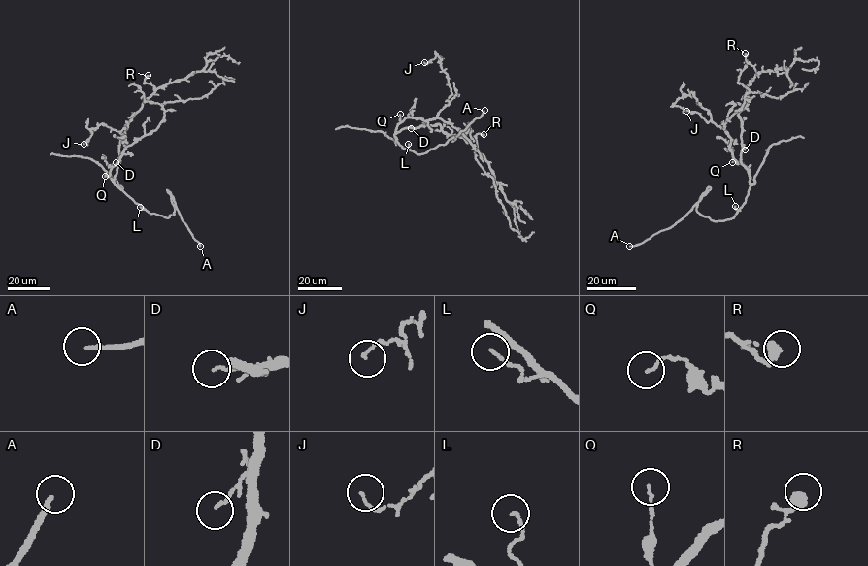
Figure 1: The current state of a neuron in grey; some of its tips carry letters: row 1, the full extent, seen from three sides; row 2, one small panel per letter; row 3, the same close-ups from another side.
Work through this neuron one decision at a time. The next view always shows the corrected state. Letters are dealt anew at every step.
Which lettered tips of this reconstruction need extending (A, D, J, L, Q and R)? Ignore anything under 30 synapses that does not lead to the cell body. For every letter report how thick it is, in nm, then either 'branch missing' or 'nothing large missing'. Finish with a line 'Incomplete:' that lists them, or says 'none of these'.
A: 180 nm | branch missing
D: 100 nm | nothing large missing
J: 80 nm | nothing large missing
L: 90 nm | nothing large missing
Q: 100 nm | nothing large missing
R: 400 nm | nothing large missing
Incomplete: A

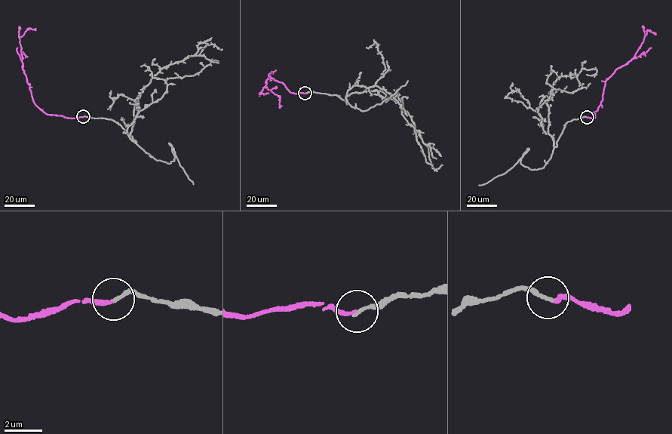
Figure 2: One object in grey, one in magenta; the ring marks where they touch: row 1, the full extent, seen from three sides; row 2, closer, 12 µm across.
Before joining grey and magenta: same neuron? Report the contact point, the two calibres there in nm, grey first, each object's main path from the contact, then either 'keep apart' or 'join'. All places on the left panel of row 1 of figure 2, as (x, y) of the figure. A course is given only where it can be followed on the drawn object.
at (83, 116); 200 nm thick on the grey side, 190 nm on the other; grey runs (83, 117), (114, 120), (135, 142), (130, 136), (134, 105), (151, 78), (165, 66), (207, 44), (222, 49); magenta runs (83, 117), (75, 118), (47, 114), (34, 103), (23, 67), (19, 37), (29, 29), (35, 28); join

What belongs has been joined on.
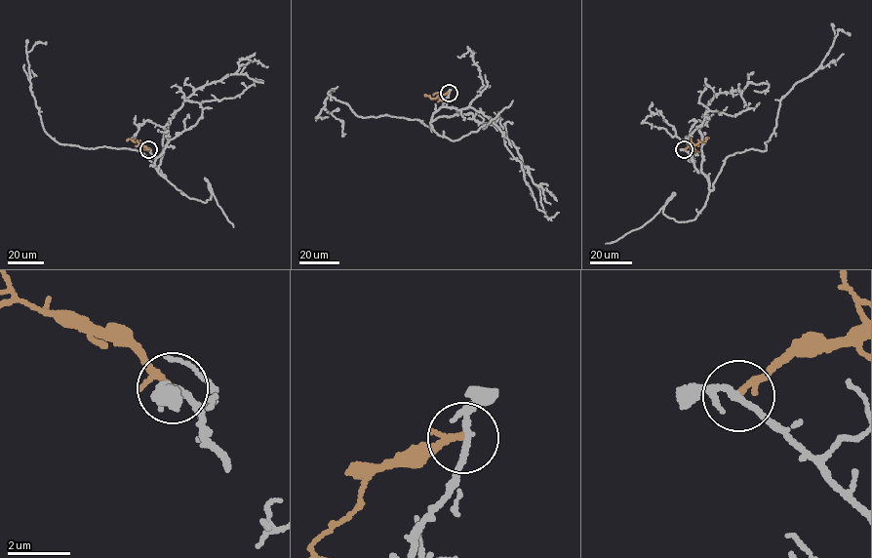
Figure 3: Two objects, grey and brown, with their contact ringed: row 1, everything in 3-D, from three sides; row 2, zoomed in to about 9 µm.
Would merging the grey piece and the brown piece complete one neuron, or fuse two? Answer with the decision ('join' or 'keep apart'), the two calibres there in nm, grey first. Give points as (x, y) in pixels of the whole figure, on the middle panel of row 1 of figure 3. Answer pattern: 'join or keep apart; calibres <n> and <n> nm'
keep apart; calibres 160 and 140 nm

